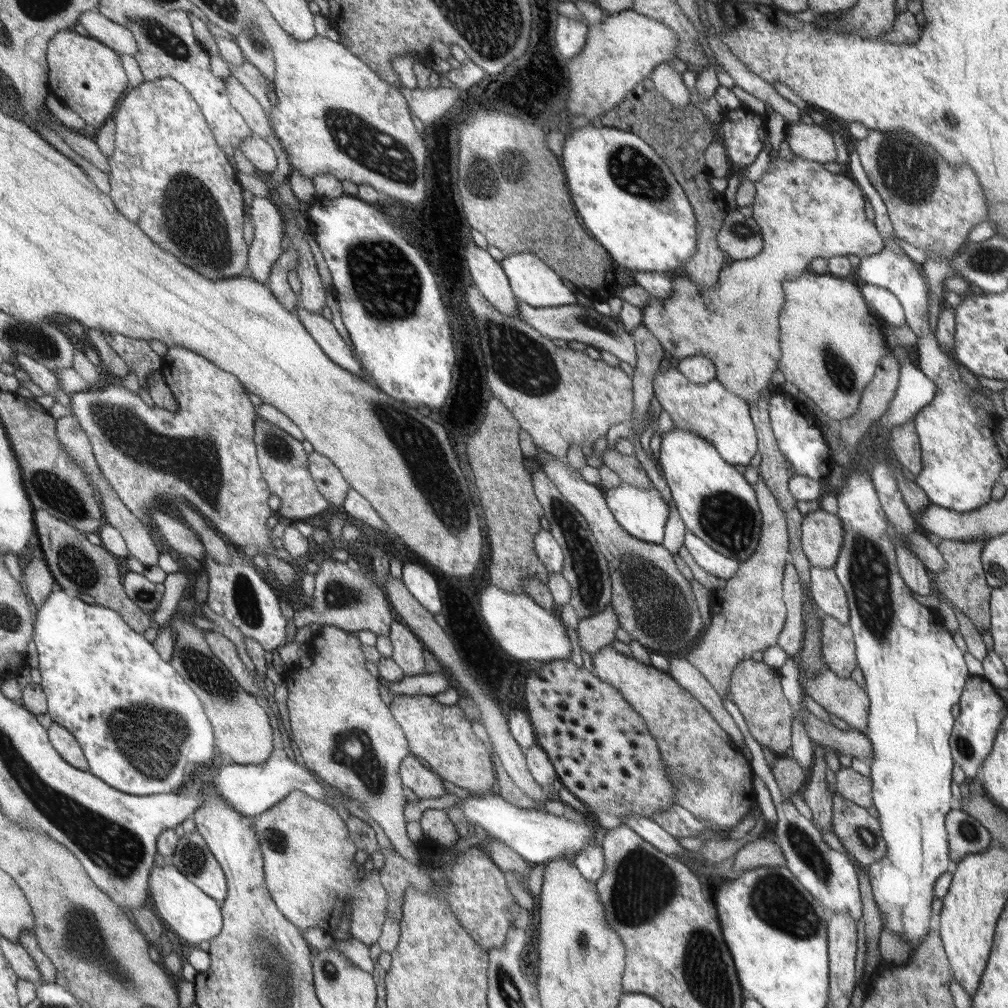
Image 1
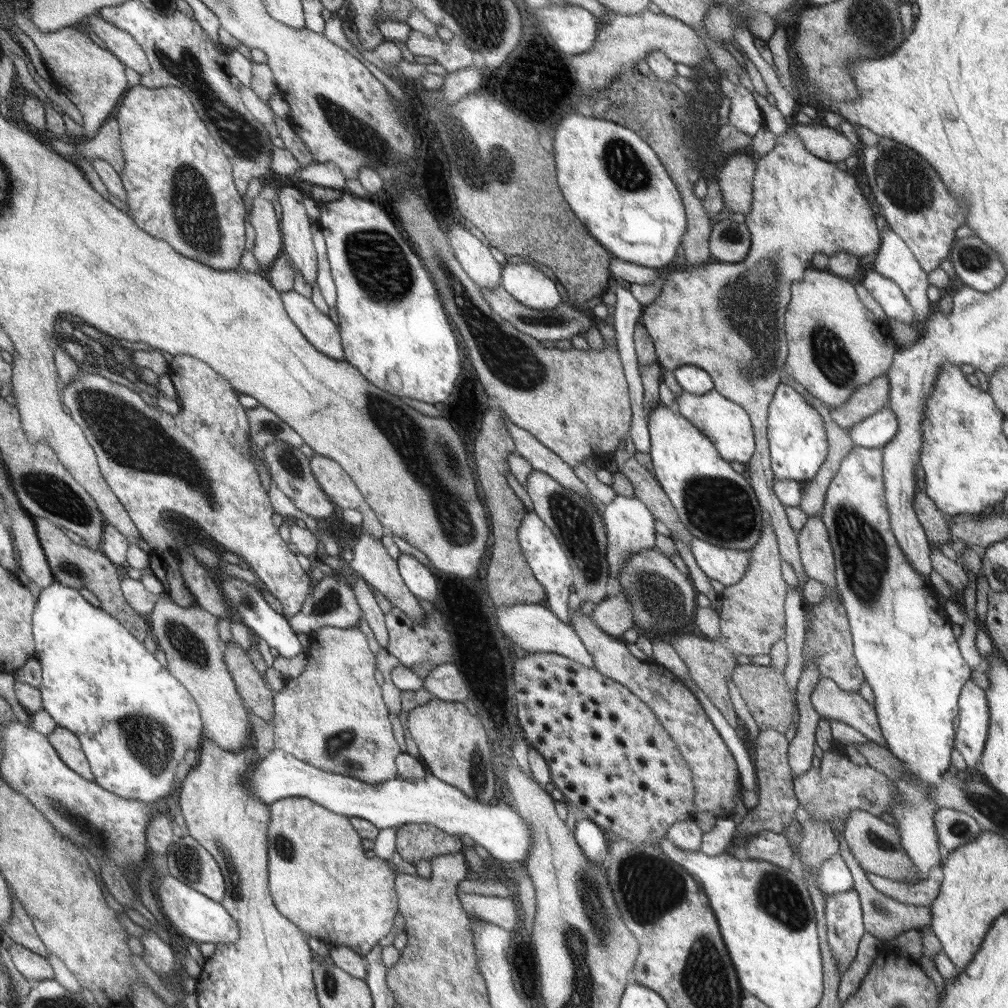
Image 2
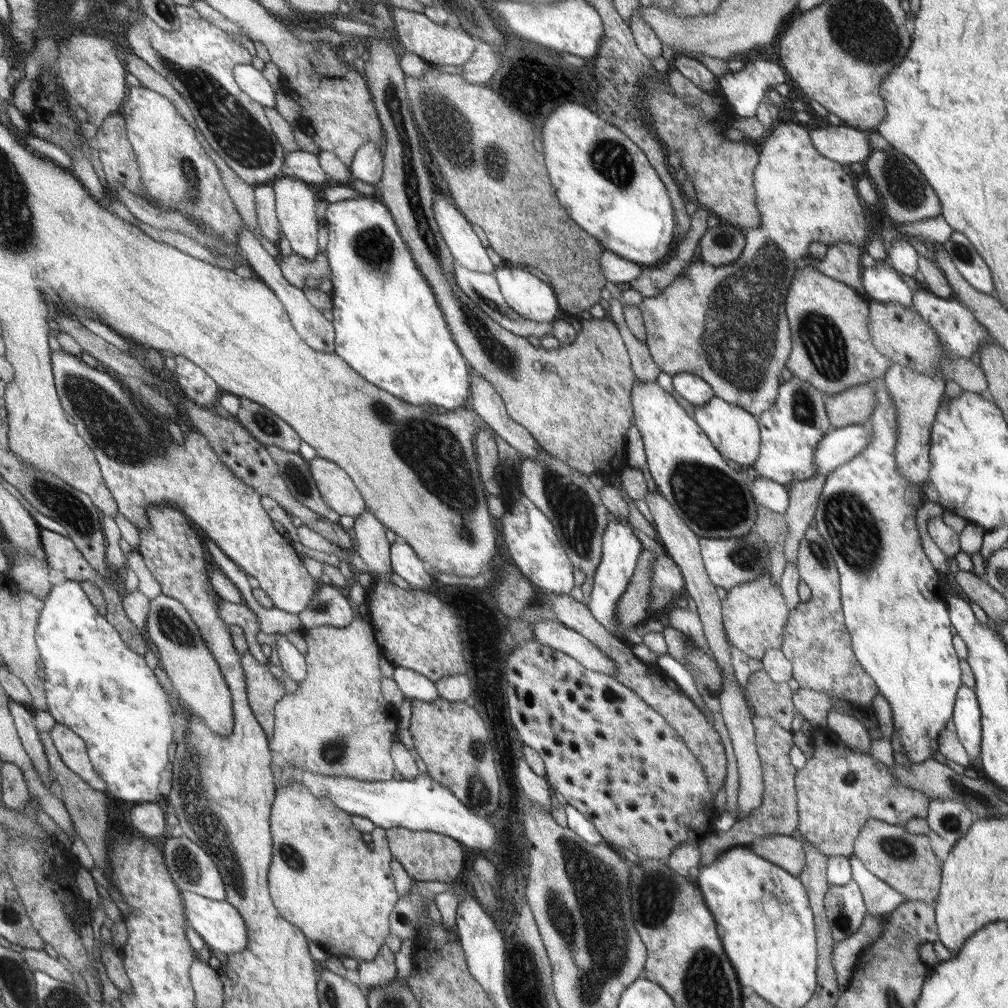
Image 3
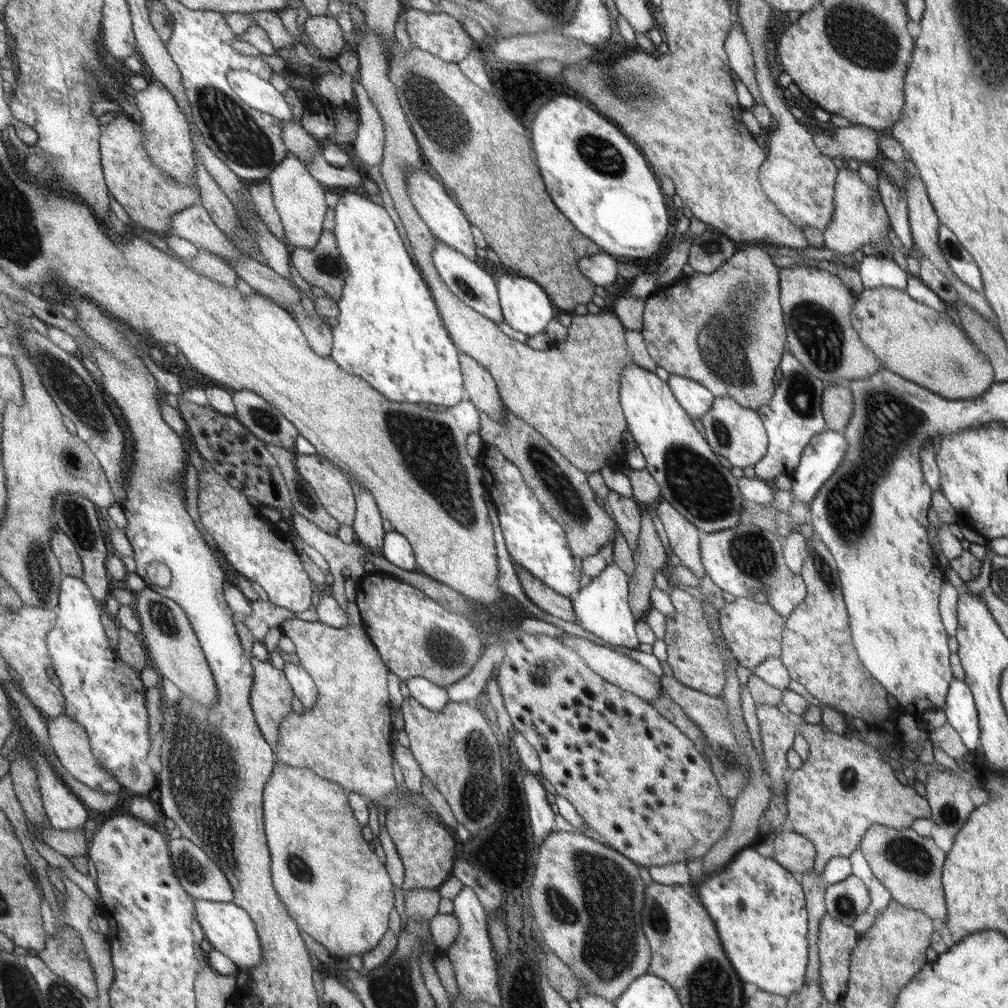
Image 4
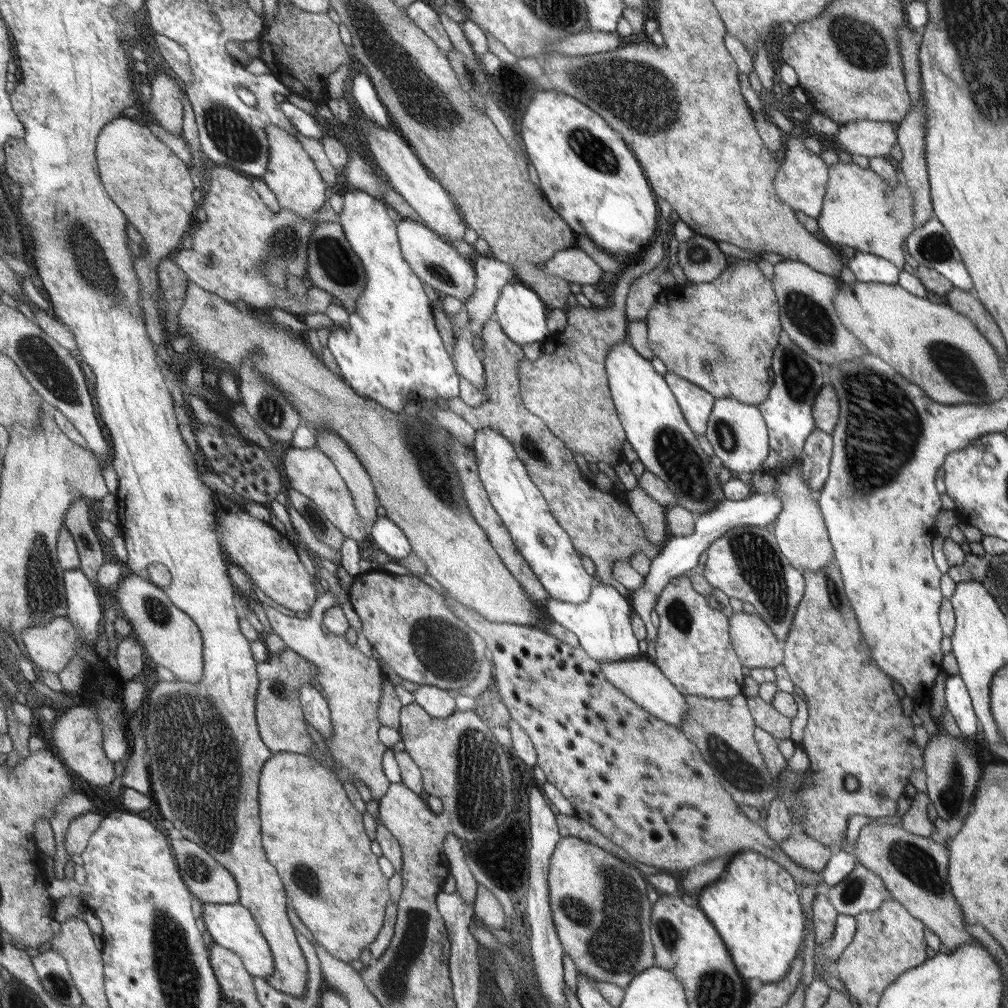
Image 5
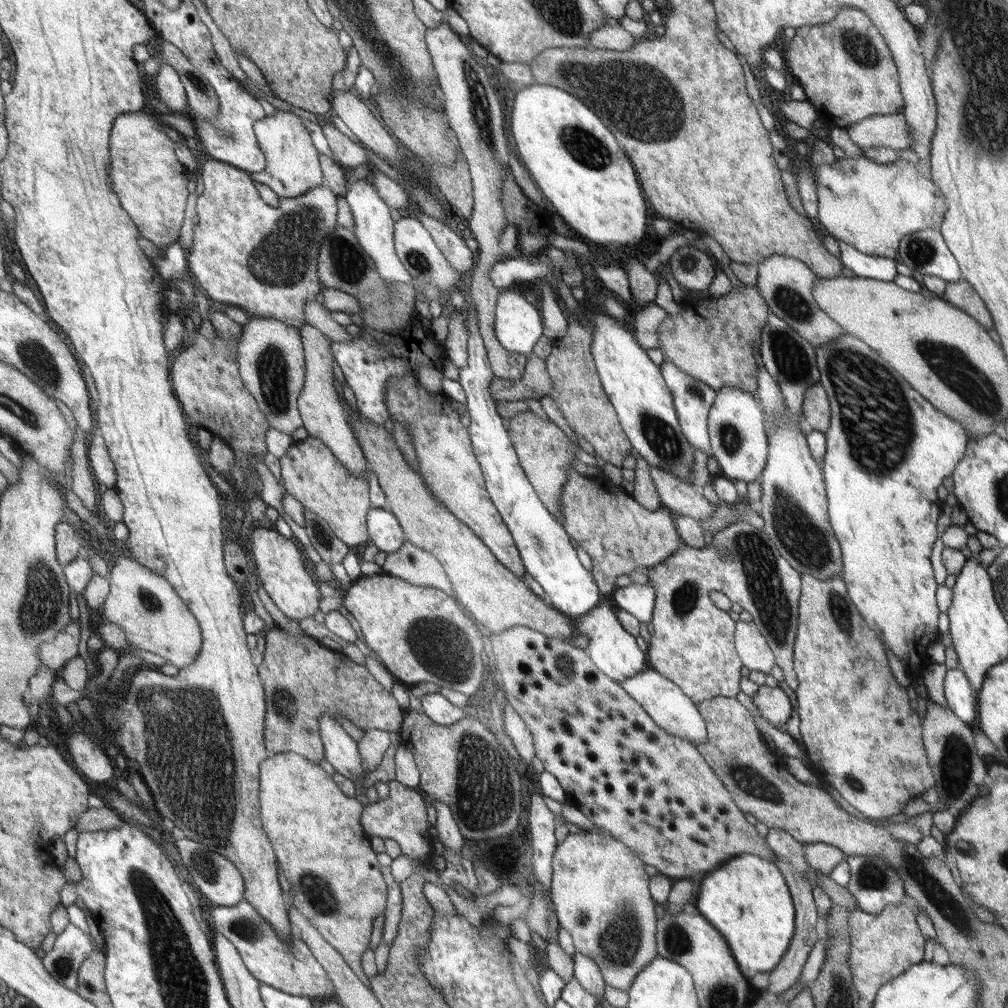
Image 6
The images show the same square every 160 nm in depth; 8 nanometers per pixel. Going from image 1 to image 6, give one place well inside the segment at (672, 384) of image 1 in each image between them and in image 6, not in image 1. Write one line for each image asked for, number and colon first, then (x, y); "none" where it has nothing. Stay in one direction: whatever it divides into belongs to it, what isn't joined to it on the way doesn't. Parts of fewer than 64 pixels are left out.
2: (726, 424)
3: (733, 431)
4: (736, 433)
5: (737, 433)
6: (738, 436)

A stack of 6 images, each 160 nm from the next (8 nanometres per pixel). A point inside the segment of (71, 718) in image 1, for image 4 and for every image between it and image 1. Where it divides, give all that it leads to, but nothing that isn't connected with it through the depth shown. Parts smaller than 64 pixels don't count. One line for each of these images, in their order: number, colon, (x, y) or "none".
2: (134, 720)
3: (98, 686)
4: (103, 693)

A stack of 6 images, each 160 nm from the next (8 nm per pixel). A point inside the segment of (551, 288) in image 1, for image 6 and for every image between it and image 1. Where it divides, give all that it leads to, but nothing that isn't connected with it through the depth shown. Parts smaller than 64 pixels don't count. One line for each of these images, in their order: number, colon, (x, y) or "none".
2: (532, 286)
3: (530, 298)
4: (526, 308)
5: (518, 310)
6: (517, 325)

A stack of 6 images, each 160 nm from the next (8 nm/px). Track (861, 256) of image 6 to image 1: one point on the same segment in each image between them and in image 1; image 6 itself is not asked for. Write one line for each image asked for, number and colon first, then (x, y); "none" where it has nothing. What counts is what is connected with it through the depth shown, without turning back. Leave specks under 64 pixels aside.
1: (885, 305)
2: (885, 292)
3: (881, 282)
4: (874, 272)
5: (866, 267)

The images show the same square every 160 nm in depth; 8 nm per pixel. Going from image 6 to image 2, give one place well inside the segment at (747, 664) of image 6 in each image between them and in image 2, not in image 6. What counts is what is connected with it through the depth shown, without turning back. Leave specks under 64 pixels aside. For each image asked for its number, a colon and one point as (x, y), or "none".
2: (752, 618)
3: (754, 615)
4: (752, 632)
5: (757, 647)

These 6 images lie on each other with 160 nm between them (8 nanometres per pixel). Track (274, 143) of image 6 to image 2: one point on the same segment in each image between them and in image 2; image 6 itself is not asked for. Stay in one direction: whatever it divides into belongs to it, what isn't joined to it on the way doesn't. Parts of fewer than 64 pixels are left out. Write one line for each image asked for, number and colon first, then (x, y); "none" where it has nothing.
2: (297, 246)
3: (294, 202)
4: (299, 199)
5: (290, 173)

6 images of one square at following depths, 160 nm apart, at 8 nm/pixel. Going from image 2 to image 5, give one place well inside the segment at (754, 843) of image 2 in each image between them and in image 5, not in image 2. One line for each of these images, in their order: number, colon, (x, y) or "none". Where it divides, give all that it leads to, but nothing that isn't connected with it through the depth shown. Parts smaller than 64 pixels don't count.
3: (785, 851)
4: (792, 851)
5: (804, 851)

